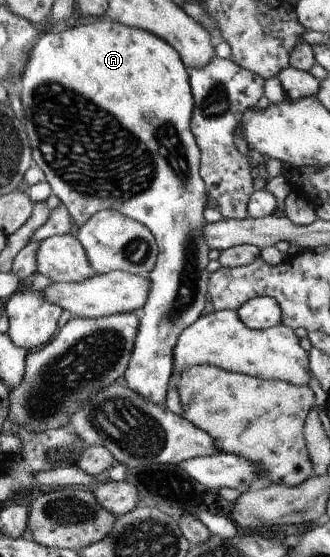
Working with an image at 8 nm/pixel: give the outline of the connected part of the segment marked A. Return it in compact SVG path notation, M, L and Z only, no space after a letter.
M105 16L85 20L84 22L76 22L71 24L69 29L65 29L60 33L46 31L41 34L37 43L30 50L30 56L20 77L22 85L20 100L23 103L23 107L25 107L23 123L26 127L28 142L32 147L33 164L38 165L43 170L52 192L59 197L61 203L68 209L75 225L80 228L88 219L91 219L92 215L101 210L117 210L124 216L147 226L156 239L158 245L156 266L151 273L146 275L151 280L151 289L146 304L139 313L140 322L137 337L134 341L131 359L121 380L134 392L137 392L137 395L141 395L143 399L162 408L166 407L165 396L167 395L168 381L174 369L175 344L179 334L185 331L192 323L195 323L195 320L199 319L202 316L201 313L205 311L210 278L207 264L210 261L208 253L211 247L204 236L204 227L207 222L203 216L203 210L212 202L208 195L206 183L200 174L202 153L190 128L190 121L194 114L194 99L189 78L189 69L182 62L179 52L173 49L169 42L144 29L126 26Z

